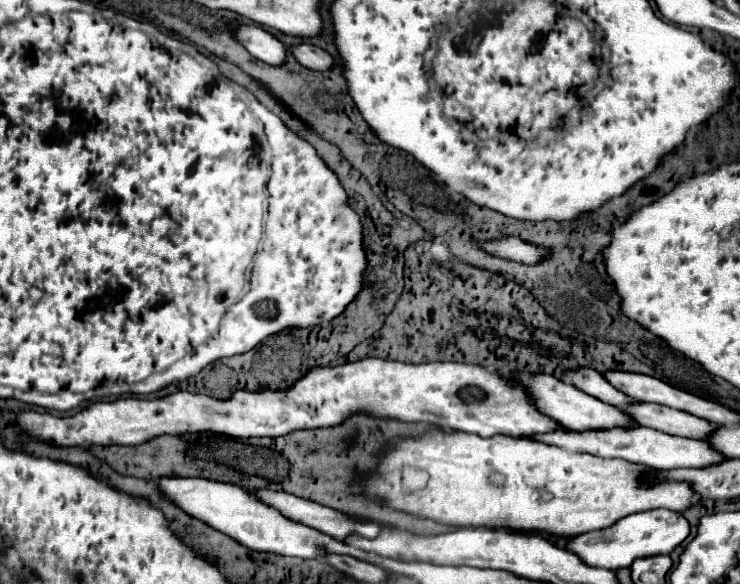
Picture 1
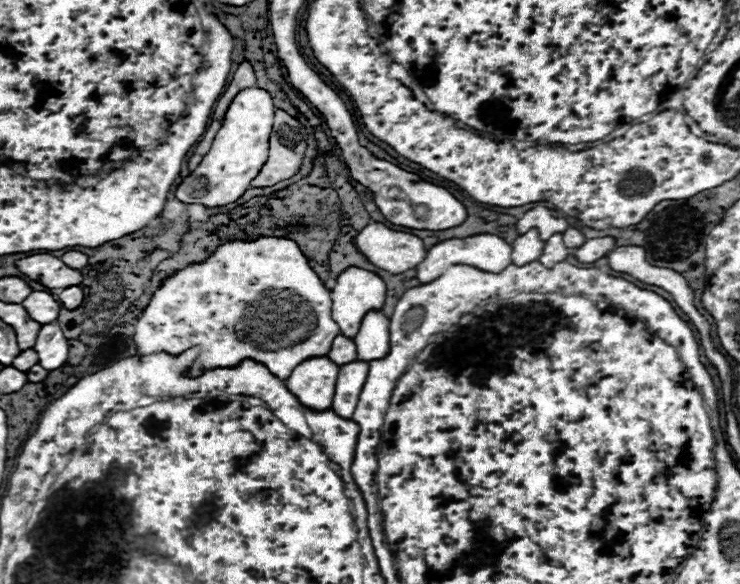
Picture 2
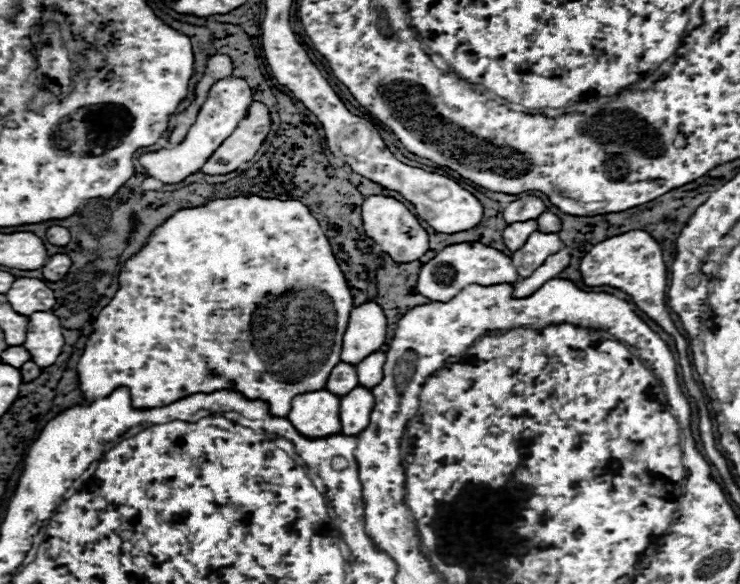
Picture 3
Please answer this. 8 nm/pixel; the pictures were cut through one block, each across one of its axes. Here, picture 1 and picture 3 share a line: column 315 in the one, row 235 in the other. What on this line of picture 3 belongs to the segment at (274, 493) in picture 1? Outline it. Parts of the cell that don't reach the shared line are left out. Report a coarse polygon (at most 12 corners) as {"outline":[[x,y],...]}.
{"outline":[[536,220],[514,222],[504,228],[508,250],[520,248],[538,228]]}

